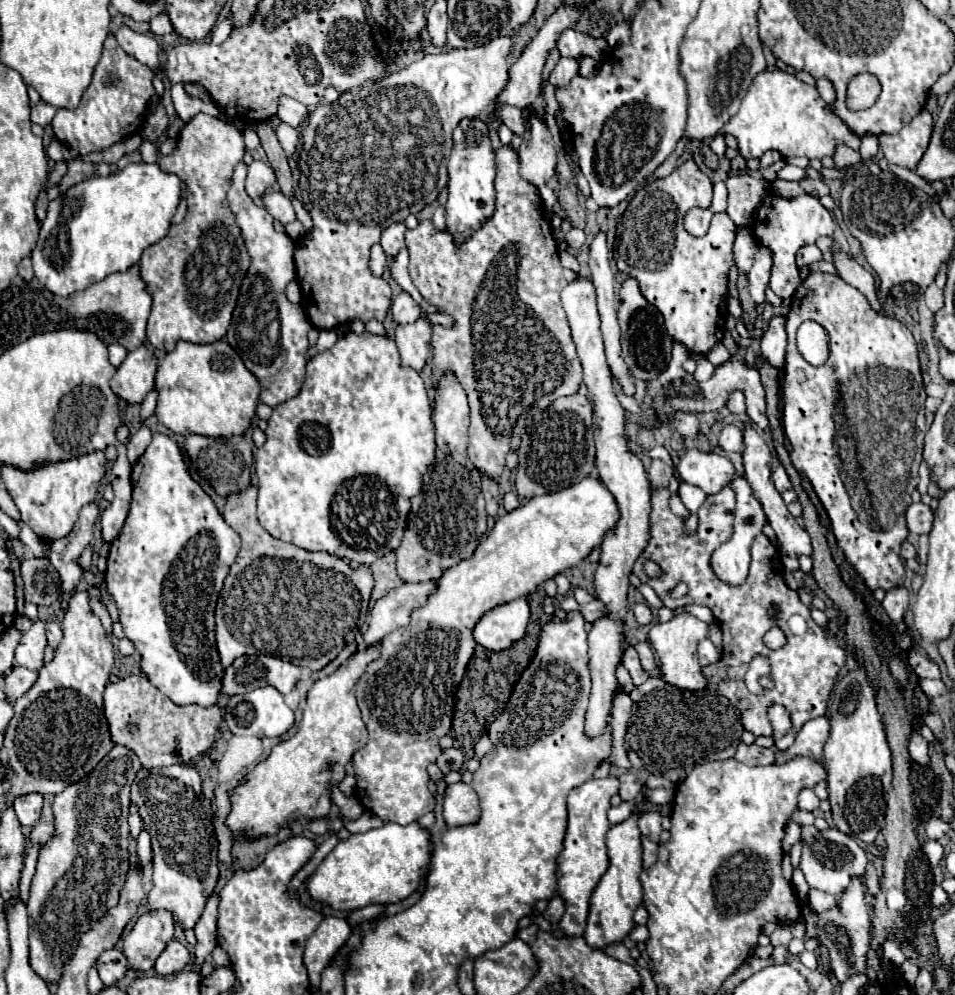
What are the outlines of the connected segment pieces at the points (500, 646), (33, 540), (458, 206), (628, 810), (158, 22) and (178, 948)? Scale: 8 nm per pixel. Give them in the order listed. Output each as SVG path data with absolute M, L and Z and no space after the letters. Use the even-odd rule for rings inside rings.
M524 598L502 604L484 614L474 628L474 640L488 650L506 650L522 640L530 620L530 608Z
M18 522L18 524L20 524L20 540L26 546L24 556L26 558L30 558L30 556L36 556L36 558L44 556L44 542L30 530L30 526L26 522Z
M480 118L462 120L454 128L454 148L448 160L448 202L446 202L446 230L454 236L454 244L464 244L488 218L494 214L494 150Z
M622 802L620 806L608 810L608 820L610 820L612 824L620 824L620 822L624 822L630 814L632 814L632 804L630 804L630 802Z
M161 13L150 20L150 31L155 35L165 35L174 31L166 13Z
M172 940L164 948L164 952L158 956L158 960L154 964L154 970L156 970L156 974L168 978L168 976L184 970L188 960L190 960L190 952L186 950L186 946L182 946L178 940Z

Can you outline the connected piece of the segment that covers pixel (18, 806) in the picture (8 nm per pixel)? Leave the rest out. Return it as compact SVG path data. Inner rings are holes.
M26 794L26 796L18 796L14 800L12 808L16 810L16 816L22 826L34 826L40 820L42 800L44 798L40 794Z

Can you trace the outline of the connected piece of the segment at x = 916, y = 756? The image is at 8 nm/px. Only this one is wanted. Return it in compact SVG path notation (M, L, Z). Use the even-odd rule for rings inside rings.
M912 734L908 750L910 750L910 758L914 762L930 762L930 758L928 758L928 742L920 734Z

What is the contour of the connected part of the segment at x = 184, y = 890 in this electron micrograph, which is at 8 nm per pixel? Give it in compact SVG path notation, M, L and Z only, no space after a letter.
M188 764L158 770L142 768L132 782L132 802L140 808L142 824L152 836L154 850L148 910L168 910L182 930L196 926L218 882L218 844L212 828L212 808L206 804L200 784L200 774Z

